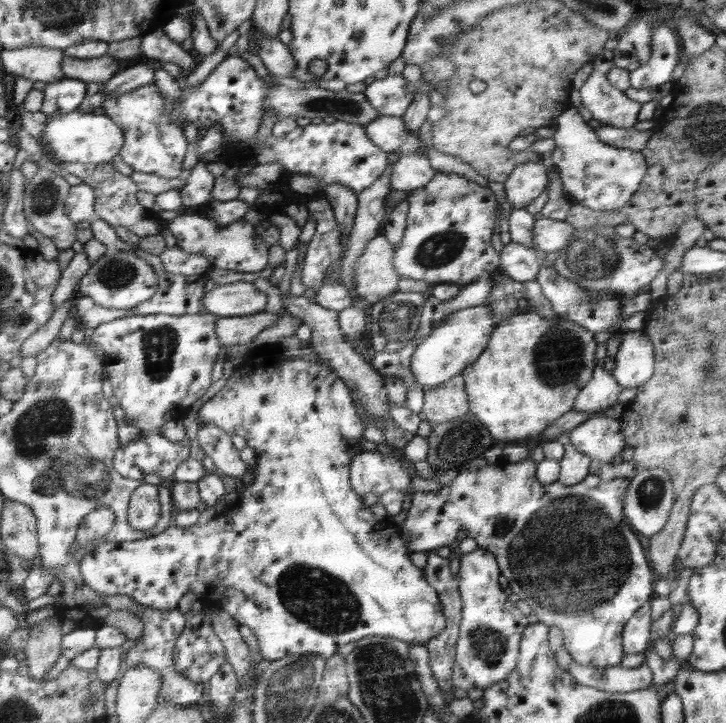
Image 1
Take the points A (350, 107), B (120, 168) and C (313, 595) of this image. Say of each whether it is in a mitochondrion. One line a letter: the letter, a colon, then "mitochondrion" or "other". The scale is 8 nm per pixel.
A: mitochondrion
B: other
C: mitochondrion

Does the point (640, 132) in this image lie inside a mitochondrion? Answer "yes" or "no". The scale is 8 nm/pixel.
no

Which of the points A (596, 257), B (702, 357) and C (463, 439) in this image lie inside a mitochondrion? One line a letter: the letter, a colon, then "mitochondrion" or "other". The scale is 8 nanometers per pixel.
A: mitochondrion
B: mitochondrion
C: mitochondrion

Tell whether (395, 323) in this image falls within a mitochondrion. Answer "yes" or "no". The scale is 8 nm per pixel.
yes

